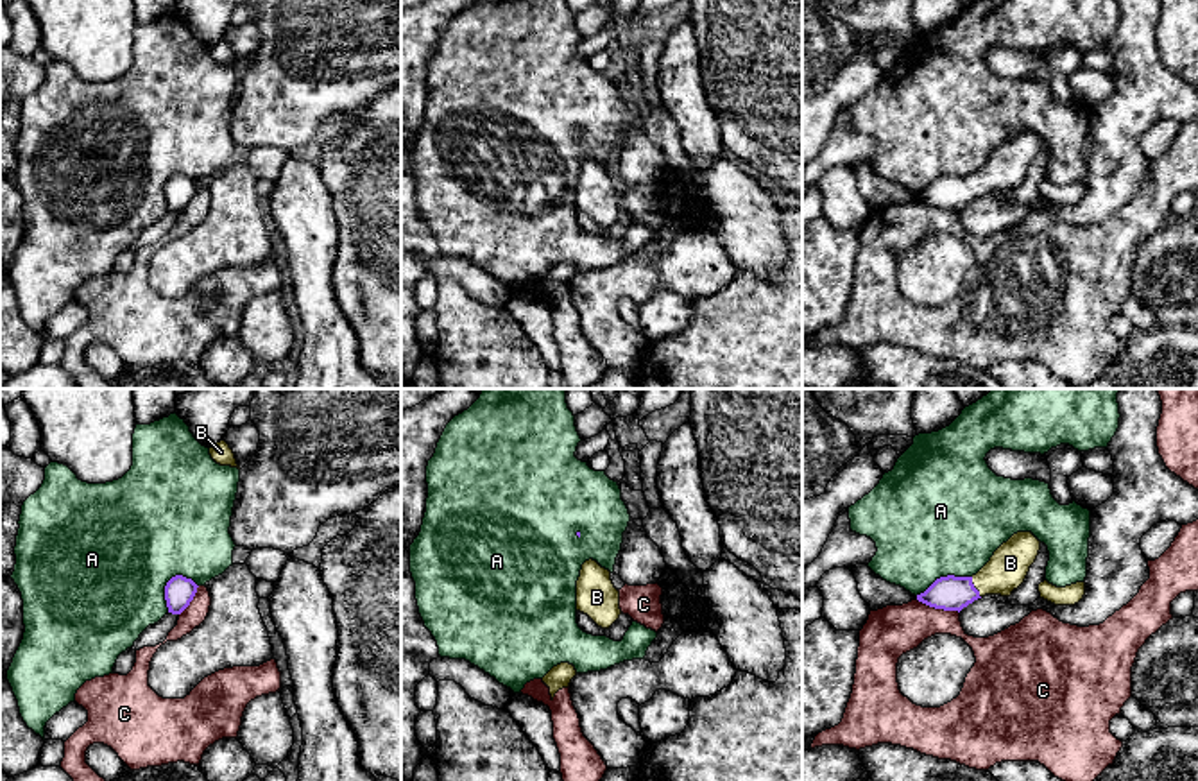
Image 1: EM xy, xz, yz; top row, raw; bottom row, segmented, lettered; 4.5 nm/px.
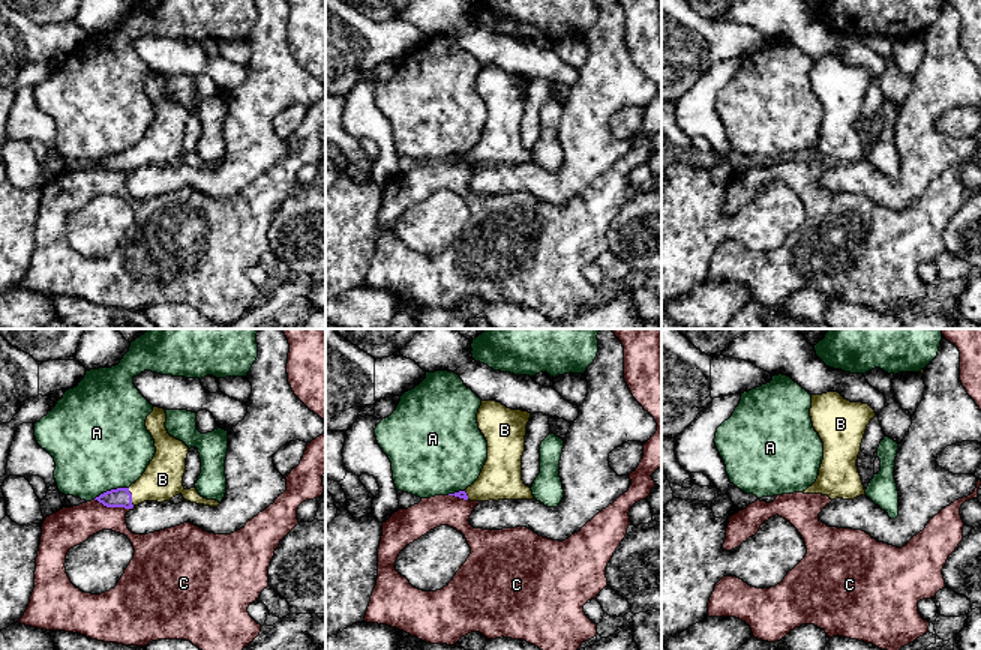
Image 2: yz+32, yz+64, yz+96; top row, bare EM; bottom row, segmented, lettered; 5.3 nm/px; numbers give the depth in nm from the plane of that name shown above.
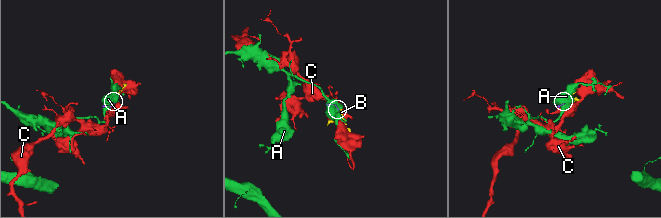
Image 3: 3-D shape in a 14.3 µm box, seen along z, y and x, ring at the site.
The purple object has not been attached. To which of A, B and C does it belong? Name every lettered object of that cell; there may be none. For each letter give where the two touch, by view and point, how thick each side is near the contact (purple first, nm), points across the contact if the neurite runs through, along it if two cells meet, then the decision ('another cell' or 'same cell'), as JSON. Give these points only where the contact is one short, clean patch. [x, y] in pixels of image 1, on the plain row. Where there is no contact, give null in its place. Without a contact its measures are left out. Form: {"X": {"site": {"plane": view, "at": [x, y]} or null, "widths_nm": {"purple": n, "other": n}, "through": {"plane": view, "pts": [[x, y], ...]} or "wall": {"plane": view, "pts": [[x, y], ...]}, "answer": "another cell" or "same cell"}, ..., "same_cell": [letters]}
{"A": {"site": {"plane": "xy", "at": [165, 185]}, "widths_nm": {"purple": 140, "other": 500}, "answer": "another cell"}, "B": {"site": {"plane": "yz", "at": [975, 187]}, "widths_nm": {"purple": 160, "other": 180}, "through": {"plane": "yz", "pts": [[951, 192], [975, 187], [994, 178], [1010, 162]]}, "answer": "same cell"}, "C": {"site": {"plane": "yz", "at": [937, 206]}, "widths_nm": {"purple": 160, "other": 220}, "answer": "another cell"}, "same_cell": ["B"]}

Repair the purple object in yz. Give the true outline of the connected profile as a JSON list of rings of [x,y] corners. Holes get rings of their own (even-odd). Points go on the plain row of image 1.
[[[1017,131],[1003,142],[972,176],[940,176],[917,199],[944,210],[962,210],[985,193],[1010,195],[1035,161],[1040,140],[1031,131]]]

